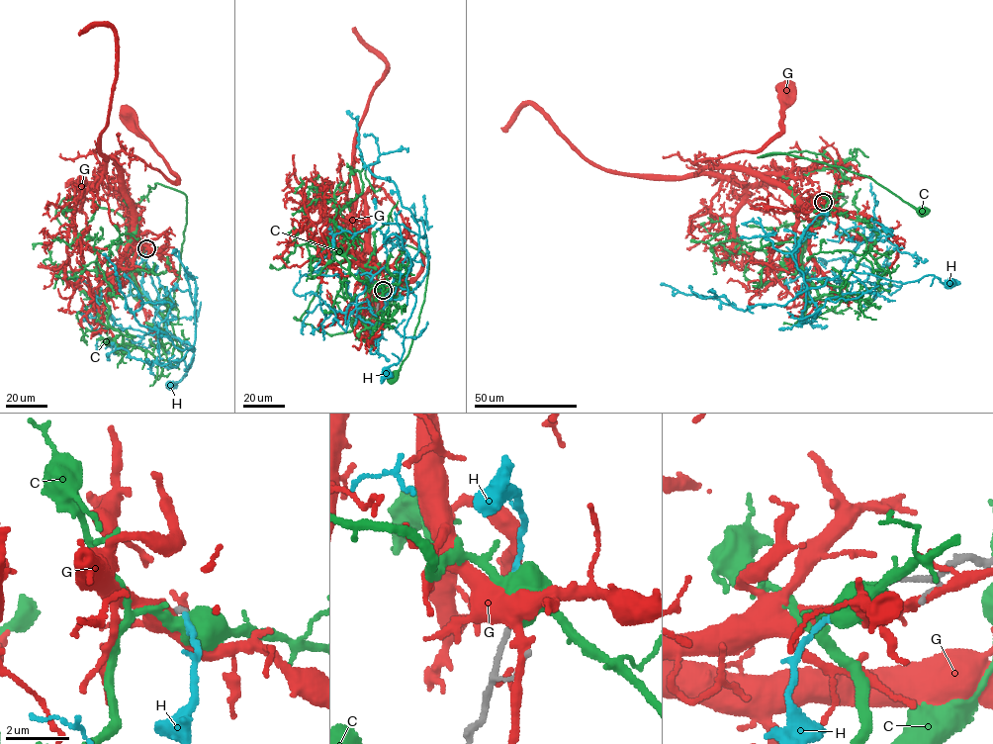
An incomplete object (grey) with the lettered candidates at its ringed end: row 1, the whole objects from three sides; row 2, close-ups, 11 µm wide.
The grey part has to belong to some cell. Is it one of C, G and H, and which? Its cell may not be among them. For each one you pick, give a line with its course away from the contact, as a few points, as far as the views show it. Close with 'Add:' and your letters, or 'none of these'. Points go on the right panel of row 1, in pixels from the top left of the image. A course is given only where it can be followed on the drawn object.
H: course (823, 202), (818, 211), (858, 244), (842, 271), (852, 269), (903, 283), (931, 275), (942, 283), (950, 282)
Add: H

